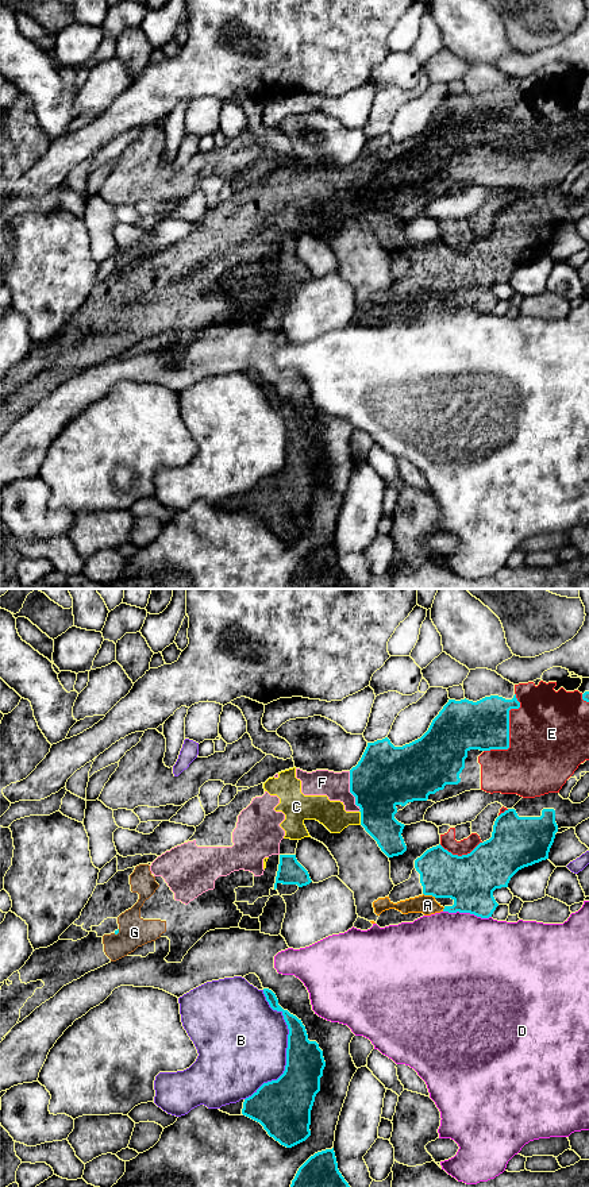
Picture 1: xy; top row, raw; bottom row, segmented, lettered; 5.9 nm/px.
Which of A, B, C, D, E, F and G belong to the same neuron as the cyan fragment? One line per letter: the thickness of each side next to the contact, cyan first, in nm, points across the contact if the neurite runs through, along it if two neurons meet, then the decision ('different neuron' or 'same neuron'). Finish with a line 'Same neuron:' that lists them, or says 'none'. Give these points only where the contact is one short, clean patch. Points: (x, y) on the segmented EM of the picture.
A: 300/120 nm | different neuron
B: 240/500 nm | different neuron
C: 340/160 nm | different neuron
D: 300/480 nm | along xy (443, 910), (469, 912), (481, 917), (491, 917) | different neuron
E: 300/480 nm | same neuron
F: 360/160 nm | different neuron
G: 20/180 nm | along xy (119, 929), (114, 933) | different neuron
Same neuron: E

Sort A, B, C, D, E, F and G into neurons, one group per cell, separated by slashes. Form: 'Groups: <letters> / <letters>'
Groups: A / B / C F G / D / E

